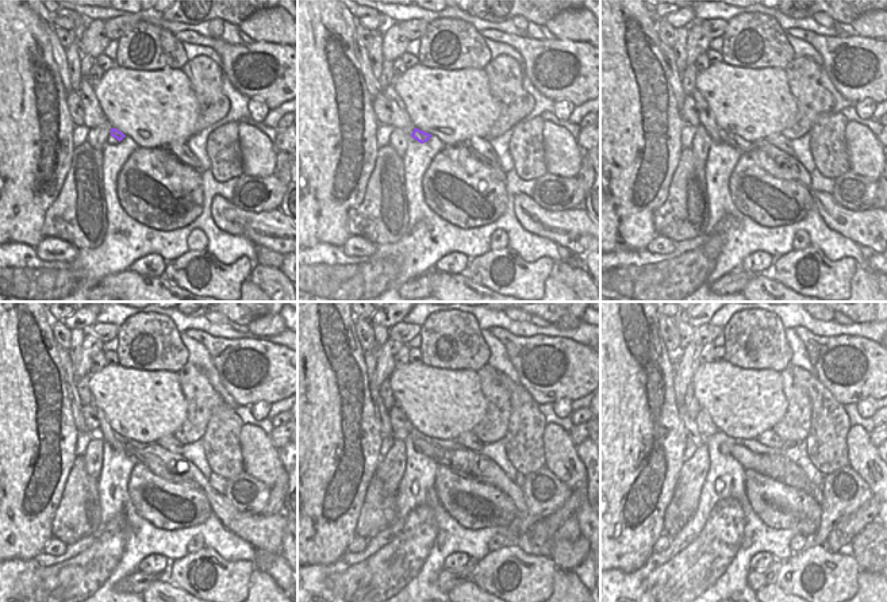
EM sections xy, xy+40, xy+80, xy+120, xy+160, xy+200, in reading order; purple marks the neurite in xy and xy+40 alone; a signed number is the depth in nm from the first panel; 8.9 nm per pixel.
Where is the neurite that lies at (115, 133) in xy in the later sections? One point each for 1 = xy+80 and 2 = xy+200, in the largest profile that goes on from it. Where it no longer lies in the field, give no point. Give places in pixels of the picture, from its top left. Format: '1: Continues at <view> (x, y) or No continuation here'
1: Continues at xy+80 (729, 140)
2: Continues at xy+200 (778, 466).

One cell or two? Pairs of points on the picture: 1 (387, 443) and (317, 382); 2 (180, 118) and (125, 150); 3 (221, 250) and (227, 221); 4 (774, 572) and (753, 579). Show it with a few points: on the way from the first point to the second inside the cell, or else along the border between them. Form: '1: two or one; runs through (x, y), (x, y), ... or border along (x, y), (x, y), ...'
1: two; border along (383, 437), (380, 457)
2: two; border along (126, 134), (138, 145)
3: two; border along (211, 203), (211, 218), (221, 229), (254, 244)
4: one; runs through (768, 576), (759, 579)

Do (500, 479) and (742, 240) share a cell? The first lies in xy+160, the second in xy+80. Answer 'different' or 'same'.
different

